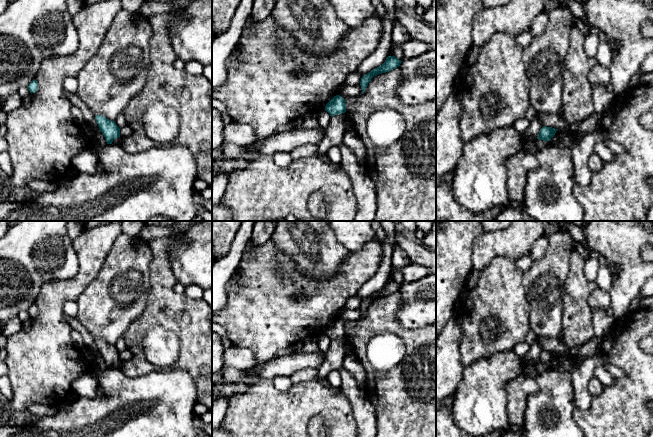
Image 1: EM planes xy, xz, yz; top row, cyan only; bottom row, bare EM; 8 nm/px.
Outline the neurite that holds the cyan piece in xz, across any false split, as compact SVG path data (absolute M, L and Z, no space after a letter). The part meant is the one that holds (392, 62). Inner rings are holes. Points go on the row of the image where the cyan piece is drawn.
M394 55L393 56L388 56L386 58L386 61L382 65L380 65L379 67L371 70L366 75L362 76L361 81L360 81L360 86L362 88L362 93L361 94L364 93L365 89L368 86L368 83L371 81L371 79L374 76L376 76L378 74L389 72L389 71L399 67L401 62L402 61L399 60L398 58L396 58Z

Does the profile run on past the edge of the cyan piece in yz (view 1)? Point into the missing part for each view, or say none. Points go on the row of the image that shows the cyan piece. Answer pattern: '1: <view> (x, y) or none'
1: none

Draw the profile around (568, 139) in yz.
M569 131L559 136L553 136L550 140L551 145L557 147L573 147L579 142L580 141L577 140L575 133L571 133Z

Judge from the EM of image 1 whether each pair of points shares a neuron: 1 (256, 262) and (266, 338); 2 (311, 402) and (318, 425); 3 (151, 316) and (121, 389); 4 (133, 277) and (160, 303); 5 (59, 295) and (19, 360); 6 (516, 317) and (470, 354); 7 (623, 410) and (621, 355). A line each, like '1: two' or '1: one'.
1: one
2: two
3: two
4: two
5: one
6: one
7: one

